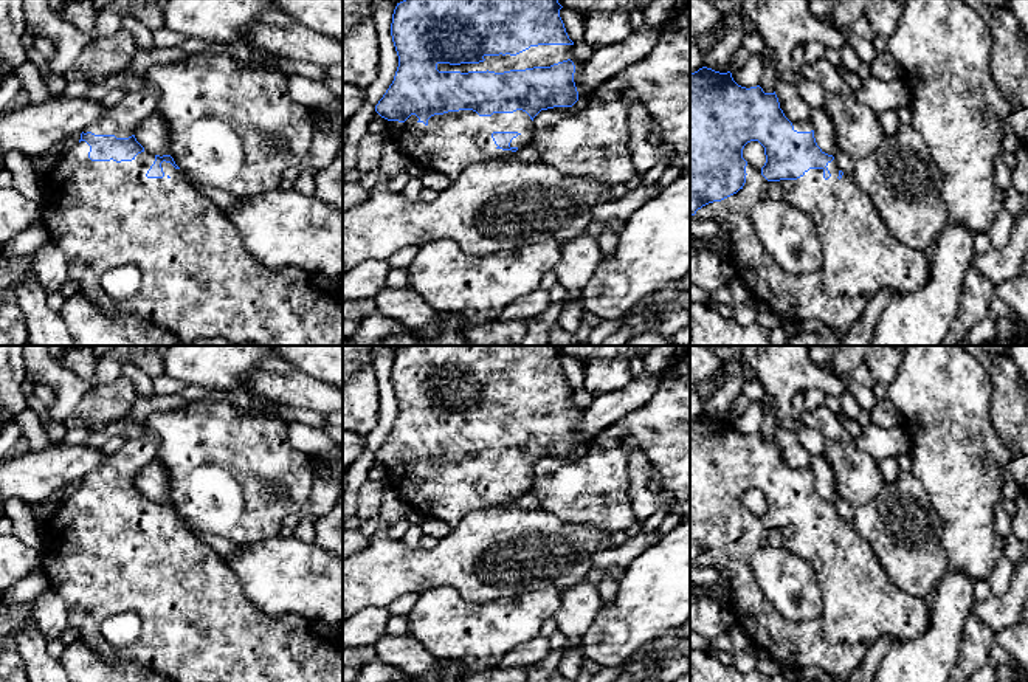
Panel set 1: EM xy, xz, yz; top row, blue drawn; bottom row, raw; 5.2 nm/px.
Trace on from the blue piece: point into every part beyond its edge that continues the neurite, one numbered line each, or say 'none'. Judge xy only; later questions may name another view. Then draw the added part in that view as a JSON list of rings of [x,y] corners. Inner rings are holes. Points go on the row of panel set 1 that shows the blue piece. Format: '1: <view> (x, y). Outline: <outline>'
1: xy (199, 281). Outline: [[[81,141],[59,153],[56,166],[39,177],[40,222],[50,242],[67,257],[68,277],[79,282],[82,296],[112,315],[140,315],[166,327],[183,344],[220,336],[236,344],[251,341],[256,346],[343,346],[343,279],[296,267],[270,270],[256,260],[226,214],[171,163],[161,163],[163,178],[147,178],[155,155],[146,150],[121,163],[91,161],[88,152],[90,146]],[[126,264],[138,267],[143,279],[136,294],[118,301],[102,290],[99,277]]]

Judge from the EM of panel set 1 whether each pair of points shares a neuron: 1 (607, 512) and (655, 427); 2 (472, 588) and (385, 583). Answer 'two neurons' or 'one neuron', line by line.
1: one neuron
2: one neuron

